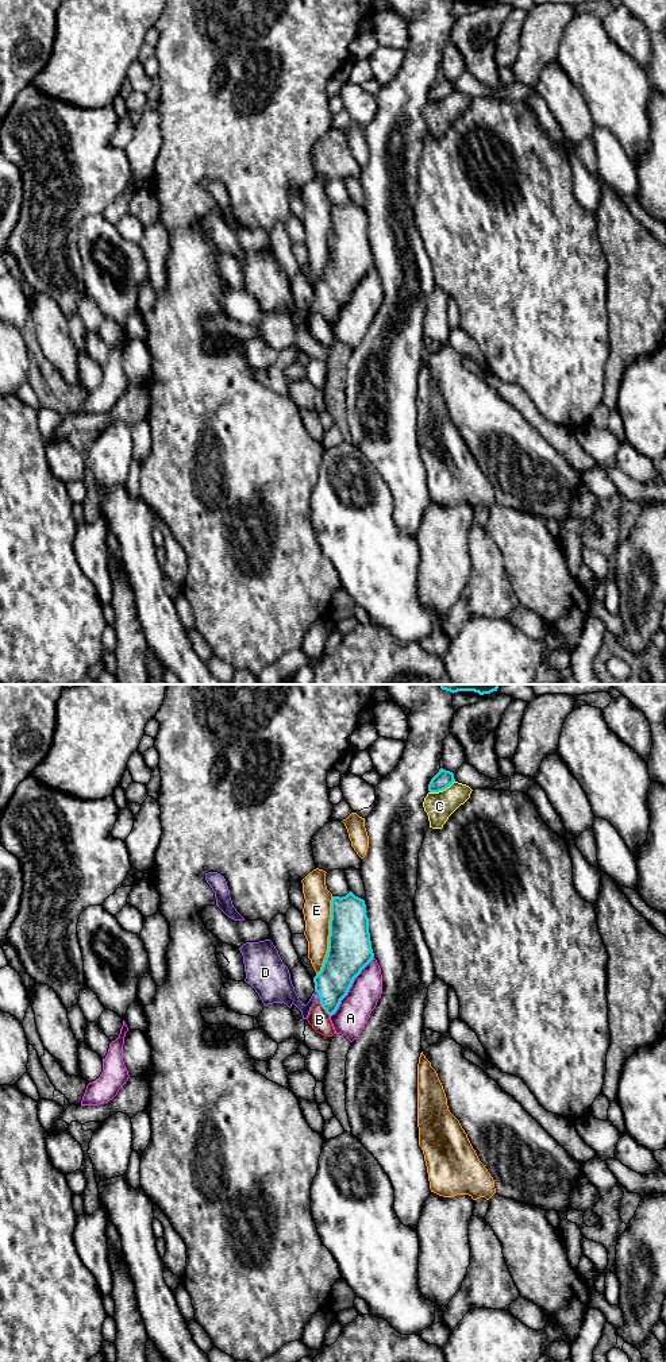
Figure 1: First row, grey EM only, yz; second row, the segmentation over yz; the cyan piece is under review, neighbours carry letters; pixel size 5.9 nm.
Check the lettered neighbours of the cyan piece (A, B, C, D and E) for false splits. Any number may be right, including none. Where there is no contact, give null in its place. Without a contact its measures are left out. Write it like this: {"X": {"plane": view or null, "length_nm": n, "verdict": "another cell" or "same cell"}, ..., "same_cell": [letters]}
{"A": {"plane": "yz", "length_nm": 440, "verdict": "another cell"}, "B": {"plane": "yz", "length_nm": 100, "verdict": "another cell"}, "C": {"plane": "yz", "length_nm": 170, "verdict": "another cell"}, "D": {"plane": "yz", "length_nm": 90, "verdict": "same cell"}, "E": {"plane": "yz", "length_nm": 480, "verdict": "another cell"}, "same_cell": ["D"]}

